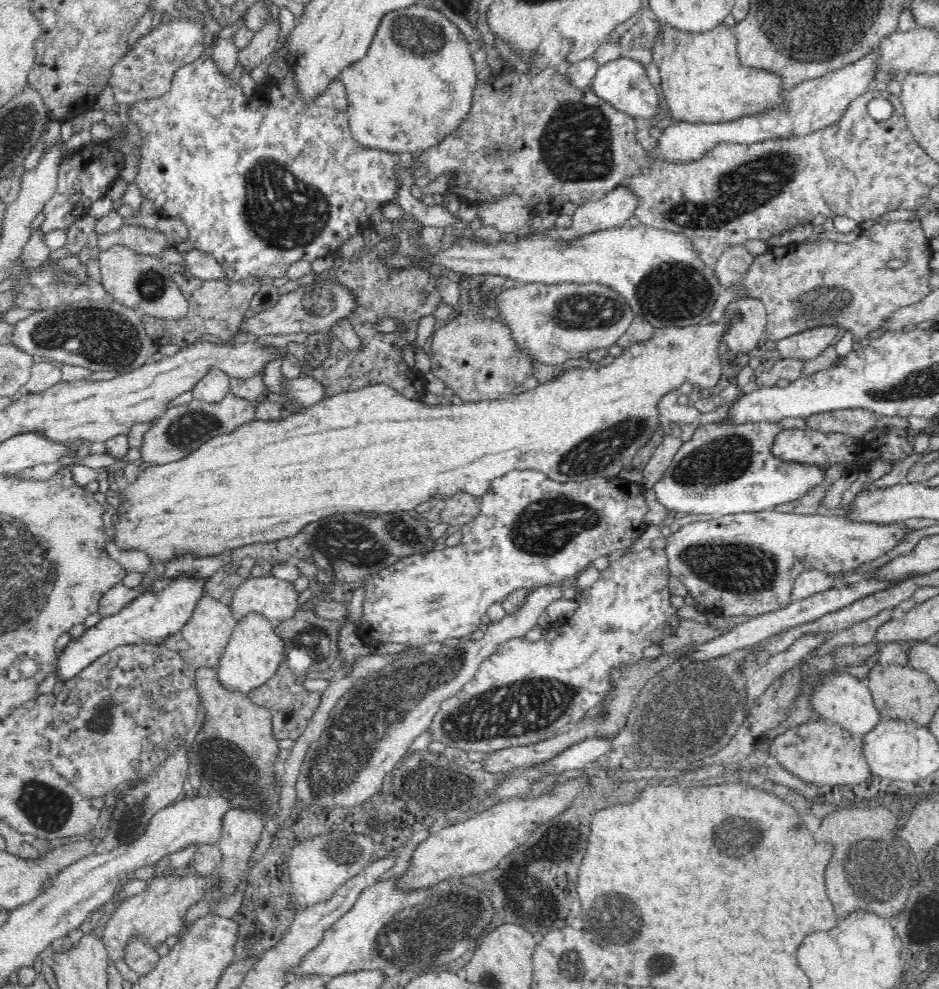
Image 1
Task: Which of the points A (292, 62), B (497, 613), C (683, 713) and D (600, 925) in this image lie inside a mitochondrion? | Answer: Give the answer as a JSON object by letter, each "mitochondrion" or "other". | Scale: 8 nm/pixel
{"A":"other","B":"other","C":"mitochondrion","D":"mitochondrion"}

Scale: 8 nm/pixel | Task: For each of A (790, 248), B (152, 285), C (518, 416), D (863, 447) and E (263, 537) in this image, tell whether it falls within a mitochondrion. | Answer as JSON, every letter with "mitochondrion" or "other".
{"A":"other","B":"mitochondrion","C":"other","D":"other","E":"other"}

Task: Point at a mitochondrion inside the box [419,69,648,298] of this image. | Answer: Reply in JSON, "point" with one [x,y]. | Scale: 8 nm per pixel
{"point":[576,145]}

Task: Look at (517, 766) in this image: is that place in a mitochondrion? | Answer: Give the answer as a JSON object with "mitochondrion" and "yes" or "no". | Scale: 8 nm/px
{"mitochondrion":"no"}

